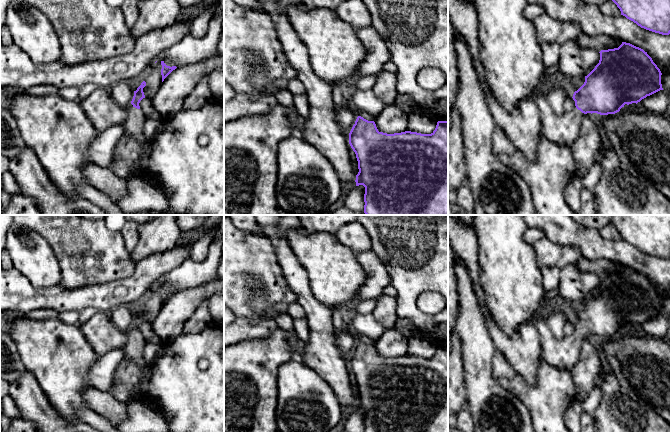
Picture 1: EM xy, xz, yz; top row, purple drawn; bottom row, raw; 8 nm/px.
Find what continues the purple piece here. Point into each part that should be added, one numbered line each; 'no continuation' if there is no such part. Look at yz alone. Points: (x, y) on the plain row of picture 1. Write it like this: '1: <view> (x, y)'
1: yz (563, 353)

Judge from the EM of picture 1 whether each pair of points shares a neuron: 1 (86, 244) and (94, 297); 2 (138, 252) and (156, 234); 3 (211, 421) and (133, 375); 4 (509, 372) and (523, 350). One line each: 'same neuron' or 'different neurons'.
1: different neurons
2: same neuron
3: different neurons
4: different neurons

